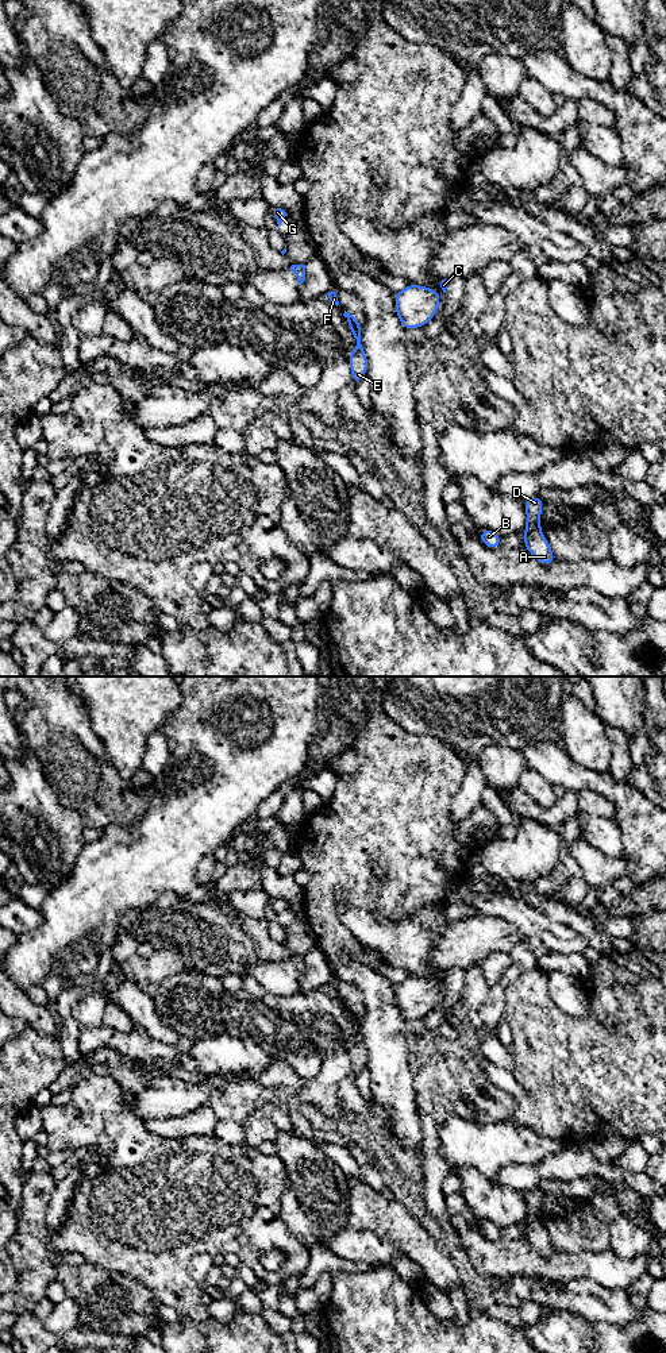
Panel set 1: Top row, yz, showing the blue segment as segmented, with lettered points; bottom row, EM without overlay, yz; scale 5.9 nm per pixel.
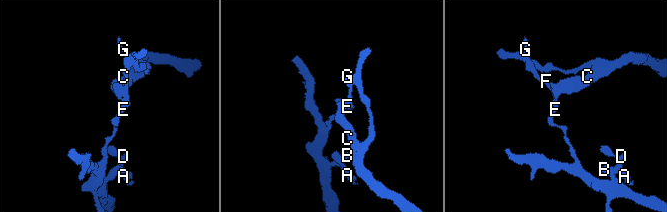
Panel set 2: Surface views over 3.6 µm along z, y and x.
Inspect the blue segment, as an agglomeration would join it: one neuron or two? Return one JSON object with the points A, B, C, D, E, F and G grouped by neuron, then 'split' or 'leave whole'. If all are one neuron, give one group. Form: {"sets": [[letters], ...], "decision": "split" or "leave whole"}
{"sets": [["A", "B", "D", "E", "F", "G"], ["C"]], "decision": "split"}

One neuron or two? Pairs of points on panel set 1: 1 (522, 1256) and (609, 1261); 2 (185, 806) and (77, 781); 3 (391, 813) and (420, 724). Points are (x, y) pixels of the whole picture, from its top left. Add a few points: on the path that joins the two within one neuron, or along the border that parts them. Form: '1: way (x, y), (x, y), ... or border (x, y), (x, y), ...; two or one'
1: way (543, 1265), (588, 1265); one
2: border (154, 777), (156, 796), (149, 809), (134, 824); two
3: border (391, 717), (405, 731), (431, 735), (447, 746); two

